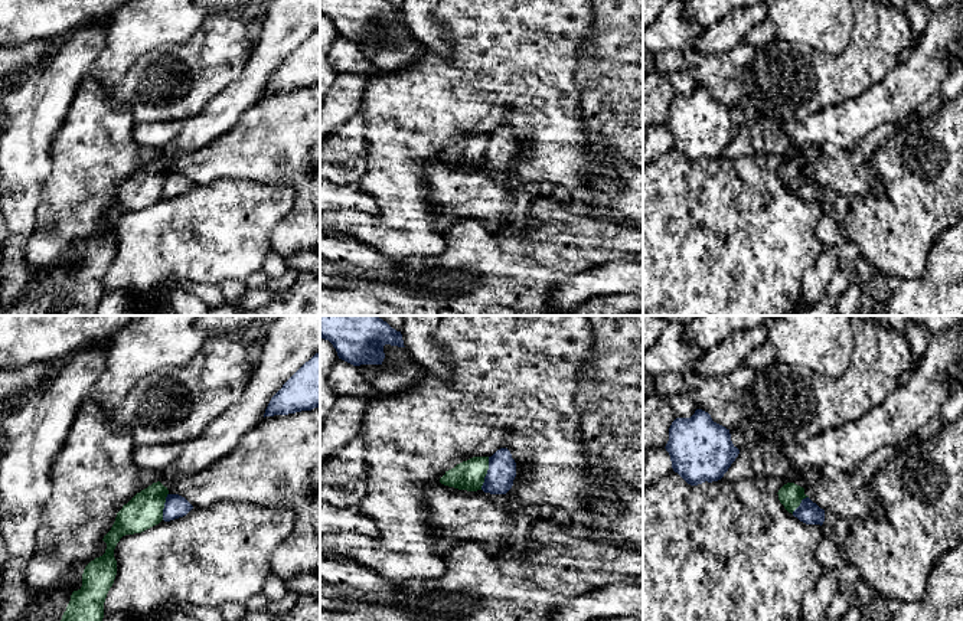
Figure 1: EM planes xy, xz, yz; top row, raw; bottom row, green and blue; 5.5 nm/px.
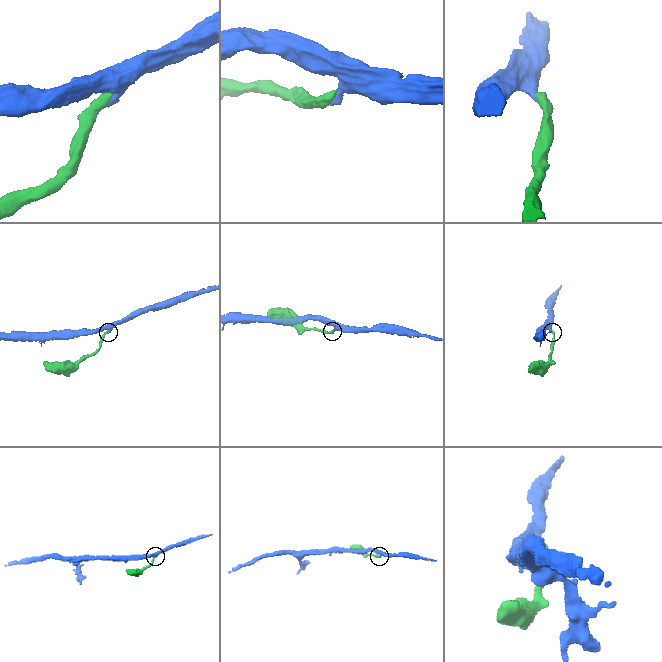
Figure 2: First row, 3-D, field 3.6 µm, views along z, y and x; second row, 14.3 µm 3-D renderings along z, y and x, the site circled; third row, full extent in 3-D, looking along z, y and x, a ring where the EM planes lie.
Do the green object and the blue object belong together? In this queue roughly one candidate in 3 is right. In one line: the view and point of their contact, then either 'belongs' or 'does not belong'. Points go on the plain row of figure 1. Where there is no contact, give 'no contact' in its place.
xz (486, 150) | does not belong

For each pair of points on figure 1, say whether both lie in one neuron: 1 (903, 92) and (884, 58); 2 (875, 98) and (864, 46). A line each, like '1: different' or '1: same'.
1: different
2: different

